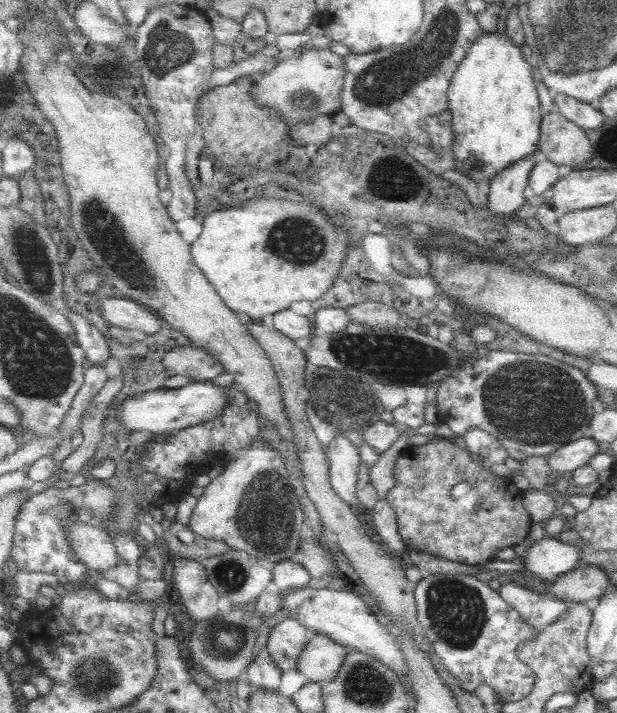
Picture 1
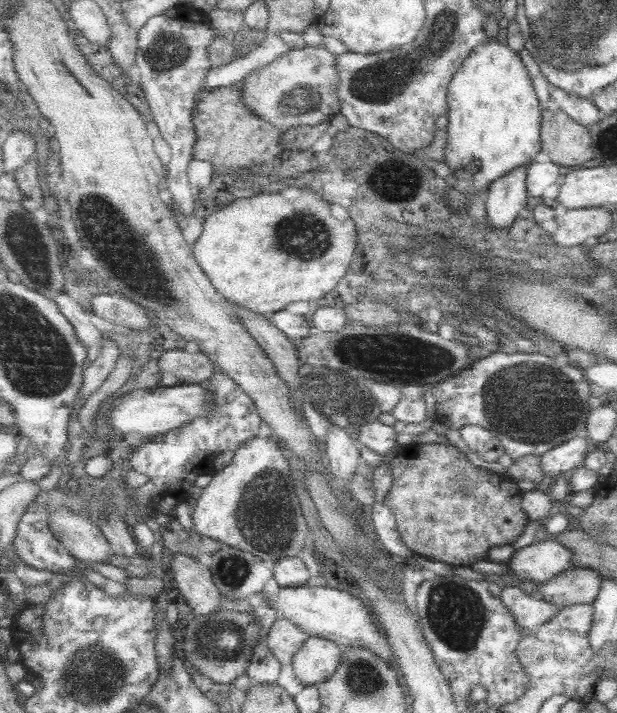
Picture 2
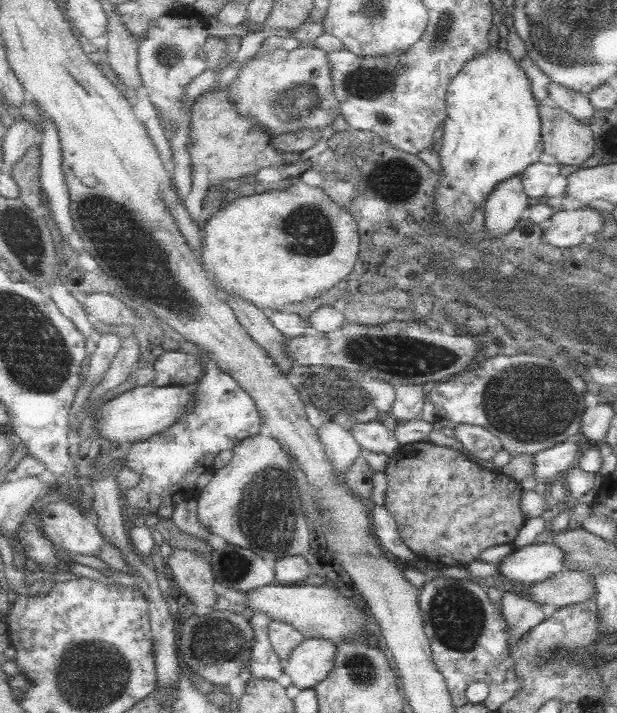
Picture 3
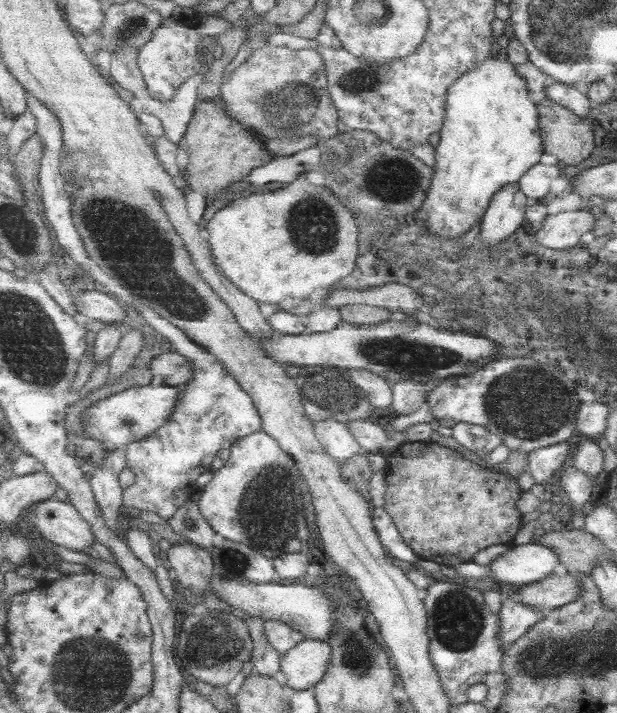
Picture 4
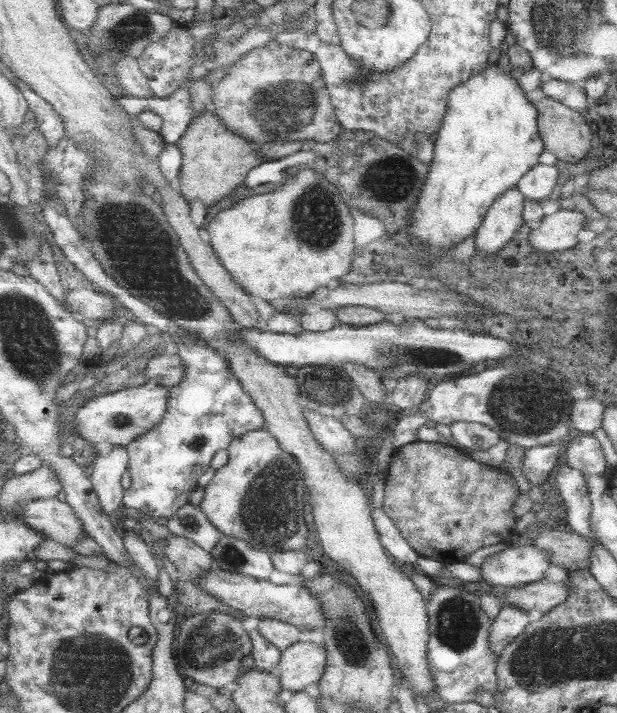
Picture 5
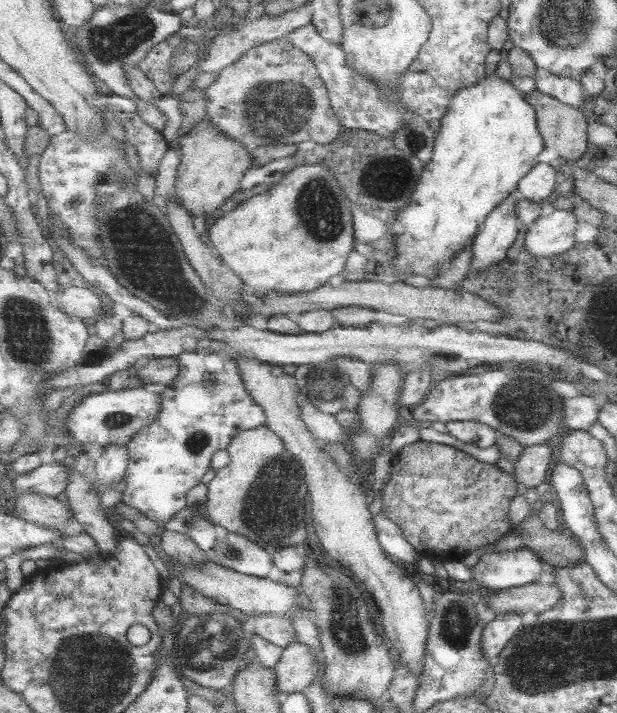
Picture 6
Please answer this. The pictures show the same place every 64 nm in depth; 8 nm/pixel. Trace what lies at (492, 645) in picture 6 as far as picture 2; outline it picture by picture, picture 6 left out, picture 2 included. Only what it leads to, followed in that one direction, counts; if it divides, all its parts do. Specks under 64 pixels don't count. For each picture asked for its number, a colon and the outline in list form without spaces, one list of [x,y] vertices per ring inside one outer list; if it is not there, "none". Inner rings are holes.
2: [[[513,586],[503,588],[501,600],[511,610],[511,614],[515,614],[515,622],[521,626],[523,636],[537,634],[539,628],[551,622],[551,618],[555,618],[555,614],[559,614],[561,610],[561,608],[553,608],[543,600],[535,600],[527,596],[521,588],[513,588]]]
3: [[[505,592],[503,596],[503,614],[507,616],[507,624],[511,628],[511,644],[515,646],[523,636],[531,634],[535,626],[547,620],[545,610],[531,602],[529,598],[521,596],[521,592]]]
4: [[[511,594],[511,598],[503,602],[503,608],[499,612],[501,646],[505,650],[509,650],[511,644],[519,642],[519,638],[523,638],[537,624],[537,614],[539,614],[539,610],[521,604],[521,600],[515,600]]]
5: [[[503,606],[499,616],[495,618],[491,626],[491,650],[495,652],[495,658],[499,660],[503,652],[515,642],[525,630],[529,628],[529,612],[515,608],[515,606]]]

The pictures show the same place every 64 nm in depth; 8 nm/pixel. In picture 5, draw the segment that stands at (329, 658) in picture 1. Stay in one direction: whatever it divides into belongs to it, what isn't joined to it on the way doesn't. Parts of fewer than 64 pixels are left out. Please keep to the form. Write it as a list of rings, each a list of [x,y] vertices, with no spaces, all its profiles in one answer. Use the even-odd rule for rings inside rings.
[[[303,640],[285,650],[277,668],[277,676],[283,682],[283,690],[291,690],[295,694],[319,682],[327,670],[327,656],[329,652],[325,644],[313,644]]]

